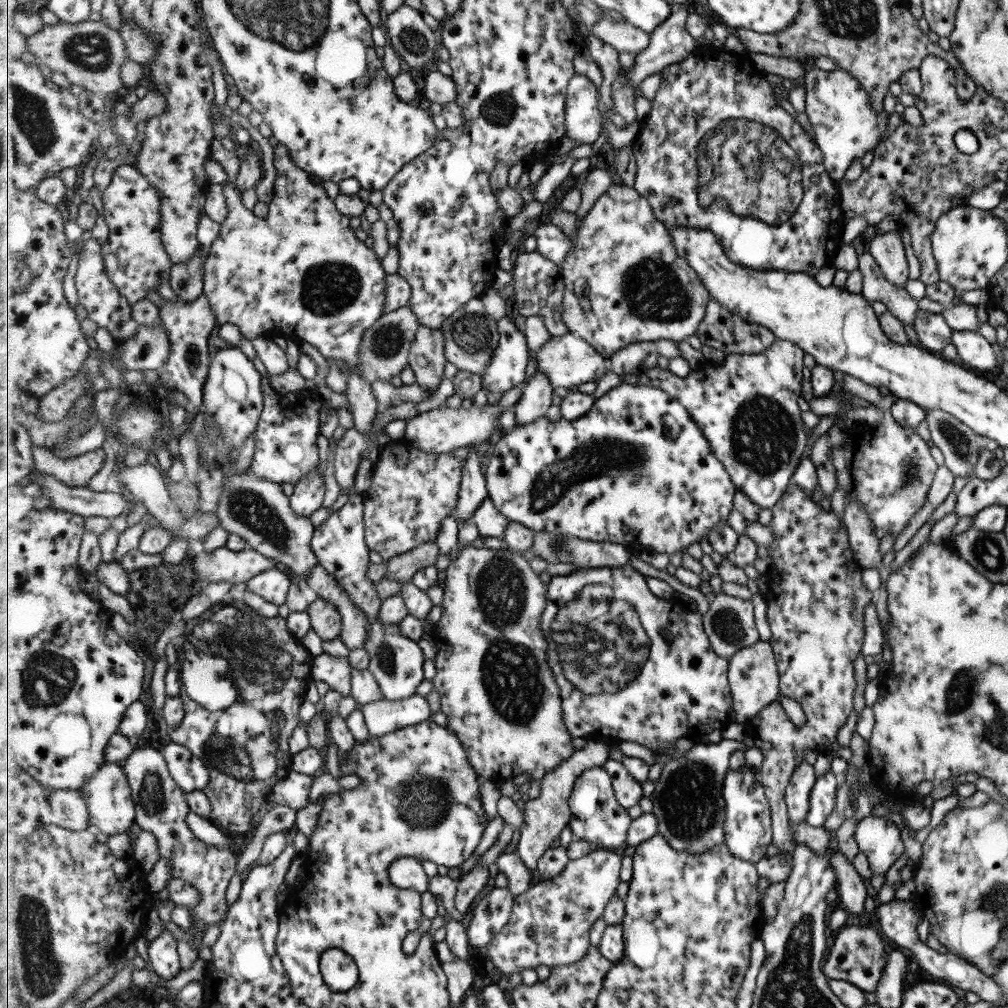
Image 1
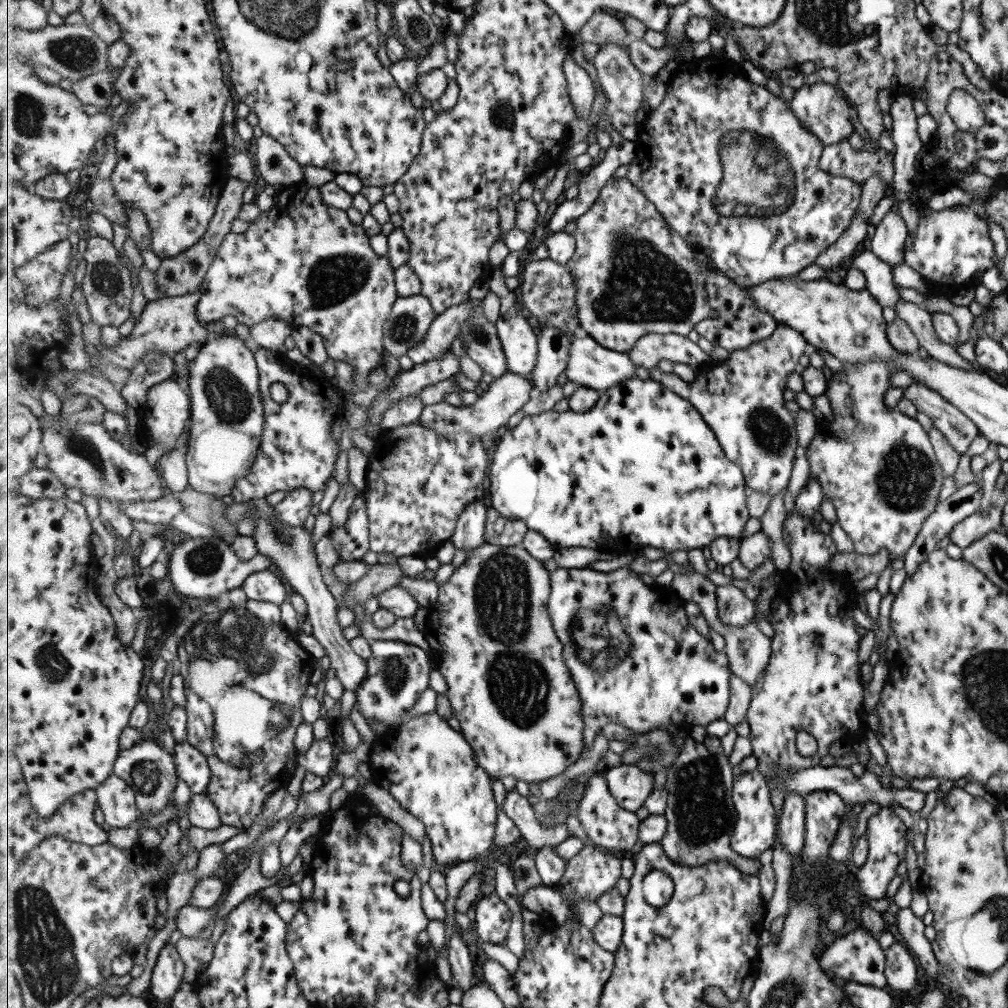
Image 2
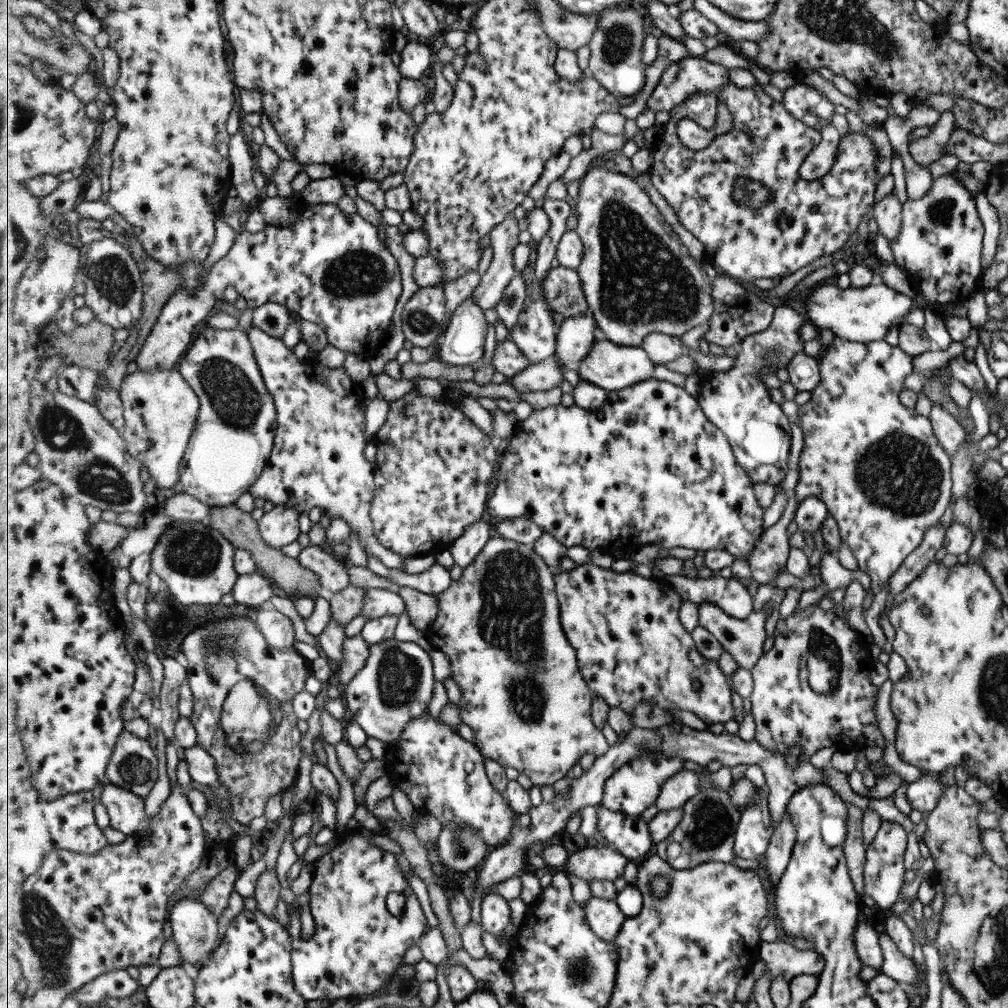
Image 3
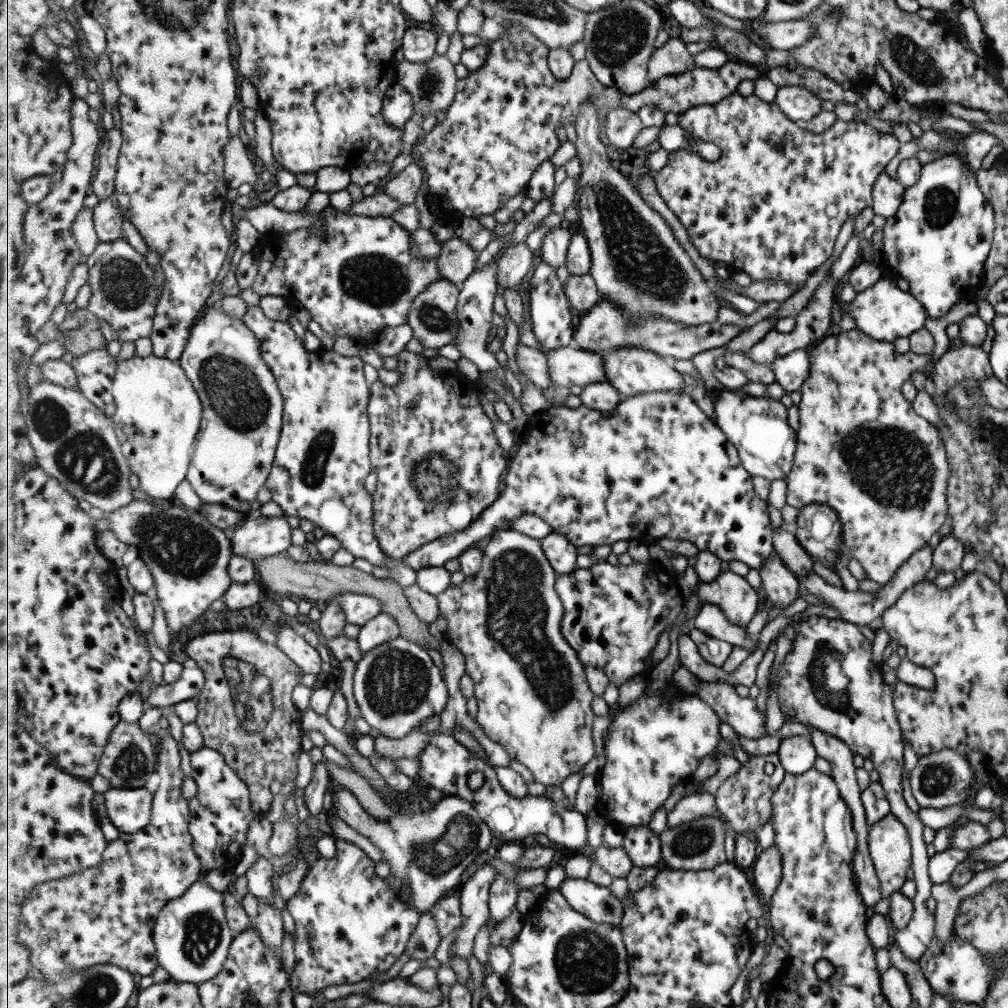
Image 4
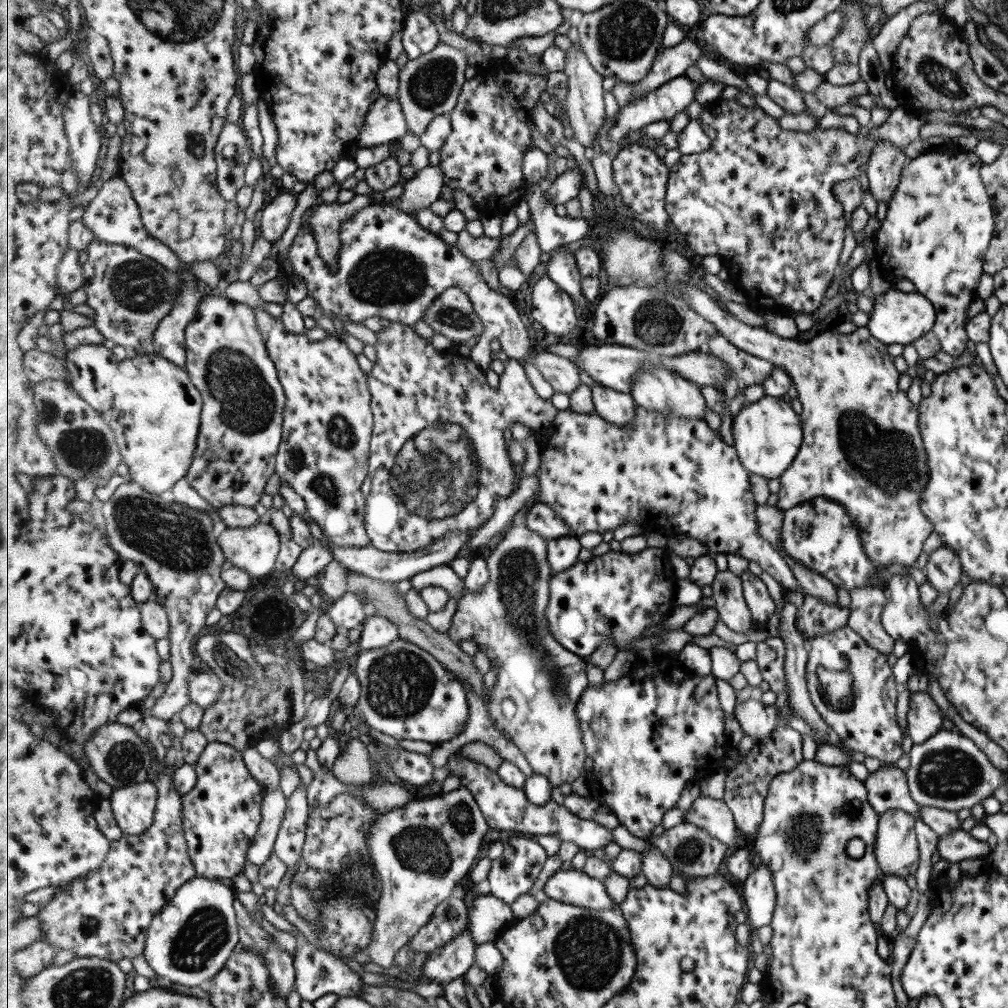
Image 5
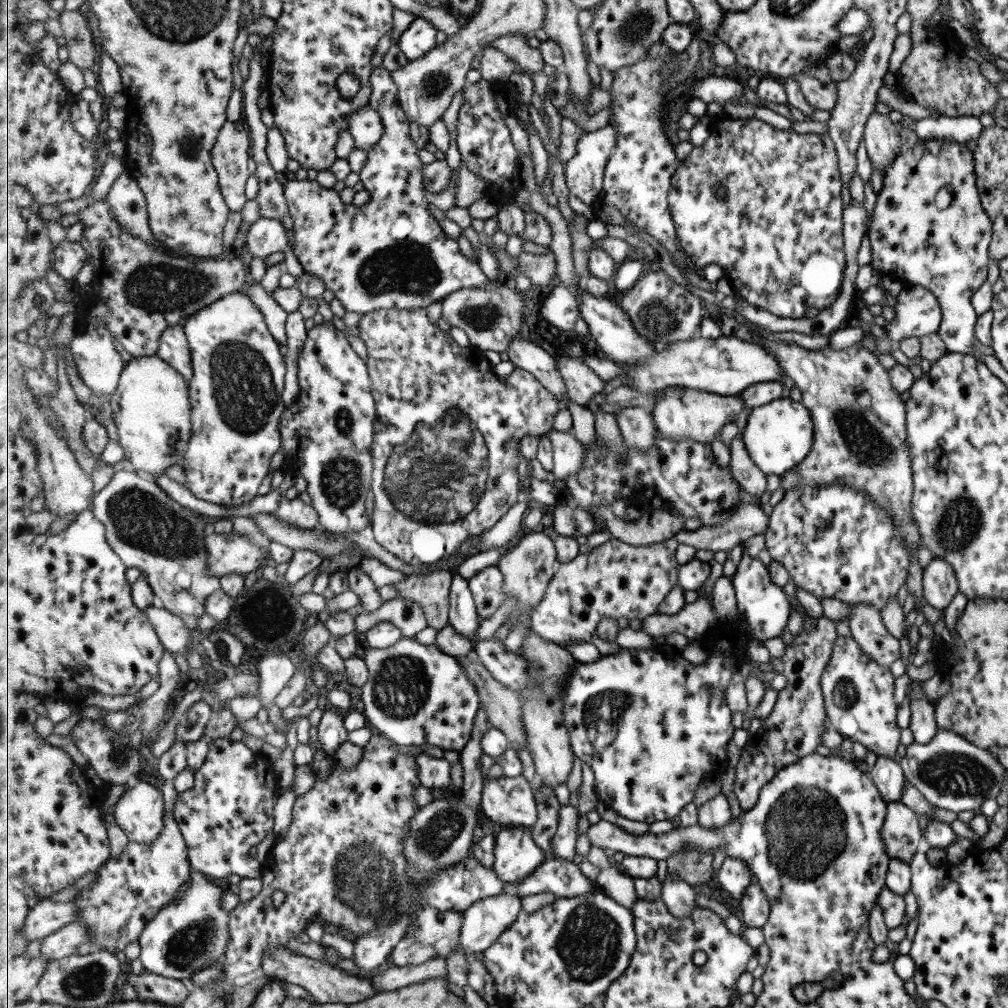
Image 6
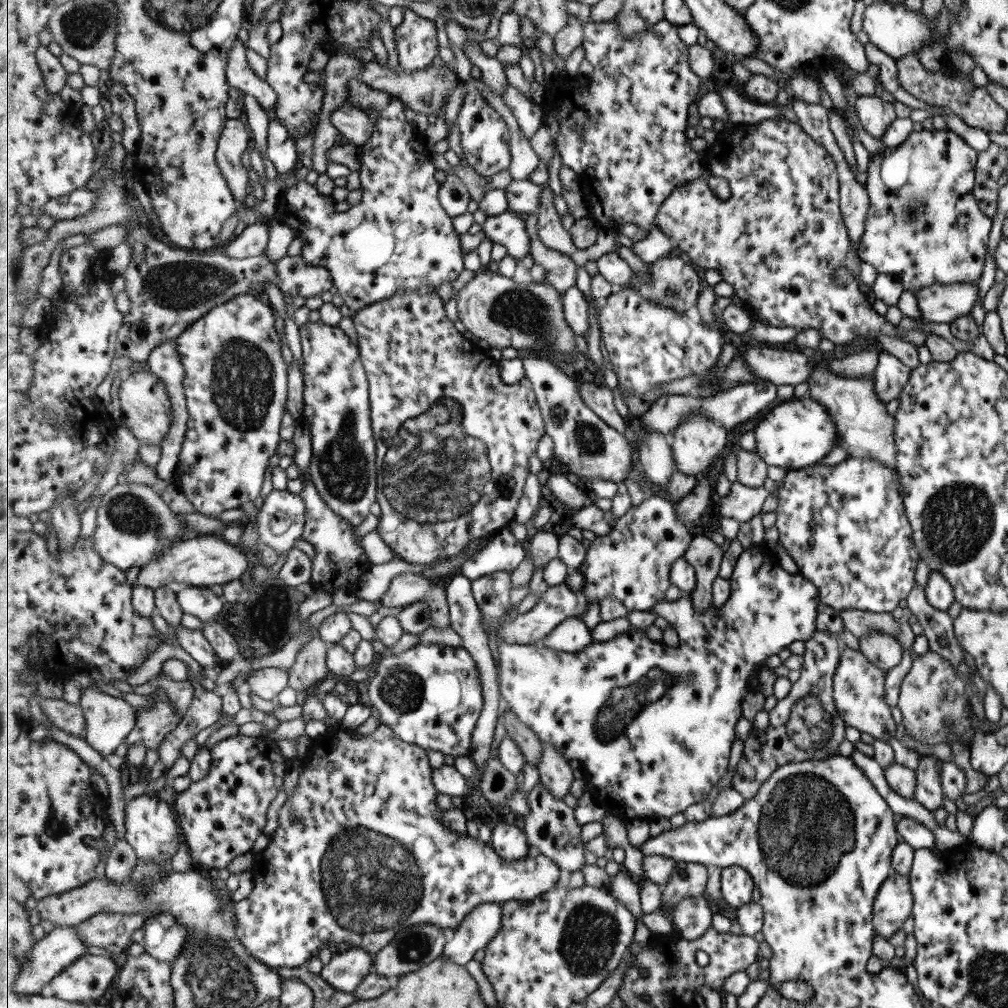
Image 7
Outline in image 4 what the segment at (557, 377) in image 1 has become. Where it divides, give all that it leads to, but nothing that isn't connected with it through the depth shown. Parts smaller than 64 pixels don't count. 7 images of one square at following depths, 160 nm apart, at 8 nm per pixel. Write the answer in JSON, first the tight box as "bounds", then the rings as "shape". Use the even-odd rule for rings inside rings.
{"bounds":[604,347,691,399],"shape":[[[618,347],[604,354],[604,365],[608,382],[620,393],[623,399],[655,391],[691,392],[685,386],[681,373],[677,372],[668,358],[641,347]]]}

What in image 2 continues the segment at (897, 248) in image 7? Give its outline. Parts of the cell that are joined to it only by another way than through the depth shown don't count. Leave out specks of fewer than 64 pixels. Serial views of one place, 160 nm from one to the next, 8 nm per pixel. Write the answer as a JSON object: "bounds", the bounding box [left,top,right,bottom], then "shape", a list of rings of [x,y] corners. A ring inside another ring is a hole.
{"bounds":[903,205,997,285],"shape":[[[954,205],[952,208],[931,211],[920,210],[918,224],[913,233],[906,232],[903,242],[903,264],[937,284],[970,285],[980,275],[997,263],[993,242],[989,239],[985,220],[973,213],[970,206]]]}

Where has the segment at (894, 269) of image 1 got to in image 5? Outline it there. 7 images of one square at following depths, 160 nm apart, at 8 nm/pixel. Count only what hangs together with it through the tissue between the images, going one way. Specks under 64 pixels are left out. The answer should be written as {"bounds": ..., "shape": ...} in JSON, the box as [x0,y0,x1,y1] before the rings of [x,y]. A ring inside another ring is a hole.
{"bounds":[866,140,907,202],"shape":[[[878,140],[871,149],[866,166],[868,190],[875,201],[889,202],[897,182],[900,170],[907,162],[907,158],[898,148],[886,140]]]}

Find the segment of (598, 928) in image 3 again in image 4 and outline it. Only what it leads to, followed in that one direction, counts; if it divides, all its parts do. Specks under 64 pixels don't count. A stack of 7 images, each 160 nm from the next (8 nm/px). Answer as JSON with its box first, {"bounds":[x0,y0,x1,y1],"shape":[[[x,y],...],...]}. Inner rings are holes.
{"bounds":[559,877,624,926],"shape":[[[566,877],[559,889],[569,904],[595,922],[620,926],[624,918],[624,900],[613,894],[610,887],[599,886],[588,878]]]}

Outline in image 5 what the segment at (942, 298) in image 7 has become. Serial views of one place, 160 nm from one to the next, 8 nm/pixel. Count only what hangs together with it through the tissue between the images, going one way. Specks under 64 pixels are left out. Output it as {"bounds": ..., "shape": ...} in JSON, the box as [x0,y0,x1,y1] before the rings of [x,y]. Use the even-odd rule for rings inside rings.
{"bounds":[865,288,935,344],"shape":[[[893,288],[887,289],[884,293],[871,297],[873,307],[868,313],[869,322],[865,328],[872,338],[888,344],[909,344],[920,338],[925,332],[932,331],[935,322],[935,310],[931,303],[921,294],[913,291],[901,292]]]}

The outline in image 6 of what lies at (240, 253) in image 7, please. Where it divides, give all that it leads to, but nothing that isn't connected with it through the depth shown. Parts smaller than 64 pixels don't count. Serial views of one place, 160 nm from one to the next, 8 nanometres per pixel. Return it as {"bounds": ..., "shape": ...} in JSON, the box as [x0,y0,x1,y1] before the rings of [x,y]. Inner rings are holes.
{"bounds":[245,218,304,279],"shape":[[[260,218],[254,222],[251,231],[247,234],[245,250],[253,258],[262,260],[270,254],[281,252],[285,256],[284,265],[287,274],[299,279],[304,272],[290,247],[290,240],[287,240],[287,232],[281,220]]]}

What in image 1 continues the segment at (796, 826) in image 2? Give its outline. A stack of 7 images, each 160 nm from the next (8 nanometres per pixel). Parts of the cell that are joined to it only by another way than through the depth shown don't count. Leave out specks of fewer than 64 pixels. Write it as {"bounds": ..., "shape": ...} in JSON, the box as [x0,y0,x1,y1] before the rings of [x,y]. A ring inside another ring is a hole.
{"bounds":[783,762,815,825],"shape":[[[806,762],[799,763],[791,771],[783,793],[789,825],[804,821],[808,810],[809,791],[815,779],[813,767]]]}

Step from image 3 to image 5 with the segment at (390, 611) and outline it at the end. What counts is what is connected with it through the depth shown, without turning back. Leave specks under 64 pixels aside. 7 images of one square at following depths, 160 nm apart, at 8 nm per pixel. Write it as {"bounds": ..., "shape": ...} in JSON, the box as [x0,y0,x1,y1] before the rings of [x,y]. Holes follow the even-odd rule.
{"bounds":[328,591,367,630],"shape":[[[350,591],[334,600],[328,613],[337,626],[348,630],[363,625],[367,616],[364,602]]]}

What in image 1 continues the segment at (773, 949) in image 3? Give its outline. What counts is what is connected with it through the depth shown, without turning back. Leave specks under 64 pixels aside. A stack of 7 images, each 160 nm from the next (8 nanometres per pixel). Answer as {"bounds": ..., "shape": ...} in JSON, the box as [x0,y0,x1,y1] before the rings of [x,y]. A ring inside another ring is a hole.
{"bounds":[823,925,886,992],"shape":[[[845,925],[835,933],[828,957],[825,958],[823,973],[831,981],[844,980],[864,992],[874,992],[886,963],[883,943],[879,931],[871,926]]]}

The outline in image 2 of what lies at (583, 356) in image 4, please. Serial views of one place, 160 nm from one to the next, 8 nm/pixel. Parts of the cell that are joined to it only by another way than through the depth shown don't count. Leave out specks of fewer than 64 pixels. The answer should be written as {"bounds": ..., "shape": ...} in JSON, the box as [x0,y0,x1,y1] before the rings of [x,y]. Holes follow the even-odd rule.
{"bounds":[420,372,535,436],"shape":[[[507,372],[503,376],[494,379],[486,392],[472,405],[453,405],[443,401],[433,405],[427,405],[420,416],[420,422],[432,427],[440,436],[458,436],[460,432],[468,432],[471,436],[485,436],[497,432],[501,426],[506,426],[509,418],[522,410],[523,406],[533,398],[535,386],[530,376]]]}

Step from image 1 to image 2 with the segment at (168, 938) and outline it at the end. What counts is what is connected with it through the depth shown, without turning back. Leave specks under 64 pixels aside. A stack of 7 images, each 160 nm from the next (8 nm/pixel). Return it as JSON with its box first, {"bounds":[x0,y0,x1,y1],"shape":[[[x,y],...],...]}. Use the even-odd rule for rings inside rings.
{"bounds":[149,944,186,1000],"shape":[[[163,944],[151,976],[149,993],[157,1000],[172,1000],[179,990],[186,973],[186,964],[176,948],[176,944]]]}

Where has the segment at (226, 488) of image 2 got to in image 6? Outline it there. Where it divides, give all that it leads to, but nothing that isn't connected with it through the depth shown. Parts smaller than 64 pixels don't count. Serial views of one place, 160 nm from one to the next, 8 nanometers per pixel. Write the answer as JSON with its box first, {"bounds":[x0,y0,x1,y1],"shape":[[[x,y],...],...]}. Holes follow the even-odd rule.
{"bounds":[181,291,288,507],"shape":[[[242,291],[229,293],[227,297],[220,298],[219,301],[212,305],[206,306],[201,312],[193,314],[183,324],[184,330],[192,350],[192,361],[194,375],[190,382],[190,394],[192,395],[192,437],[189,440],[190,445],[188,453],[184,456],[181,466],[186,474],[186,486],[197,497],[218,505],[232,507],[250,504],[257,498],[259,494],[259,486],[263,484],[263,480],[267,478],[267,474],[271,471],[271,460],[273,456],[279,452],[281,448],[281,432],[279,432],[279,424],[281,424],[281,416],[288,406],[283,402],[283,390],[285,390],[285,372],[287,372],[287,364],[285,364],[285,355],[283,348],[279,346],[279,341],[273,337],[265,315],[259,310],[259,307]]]}

